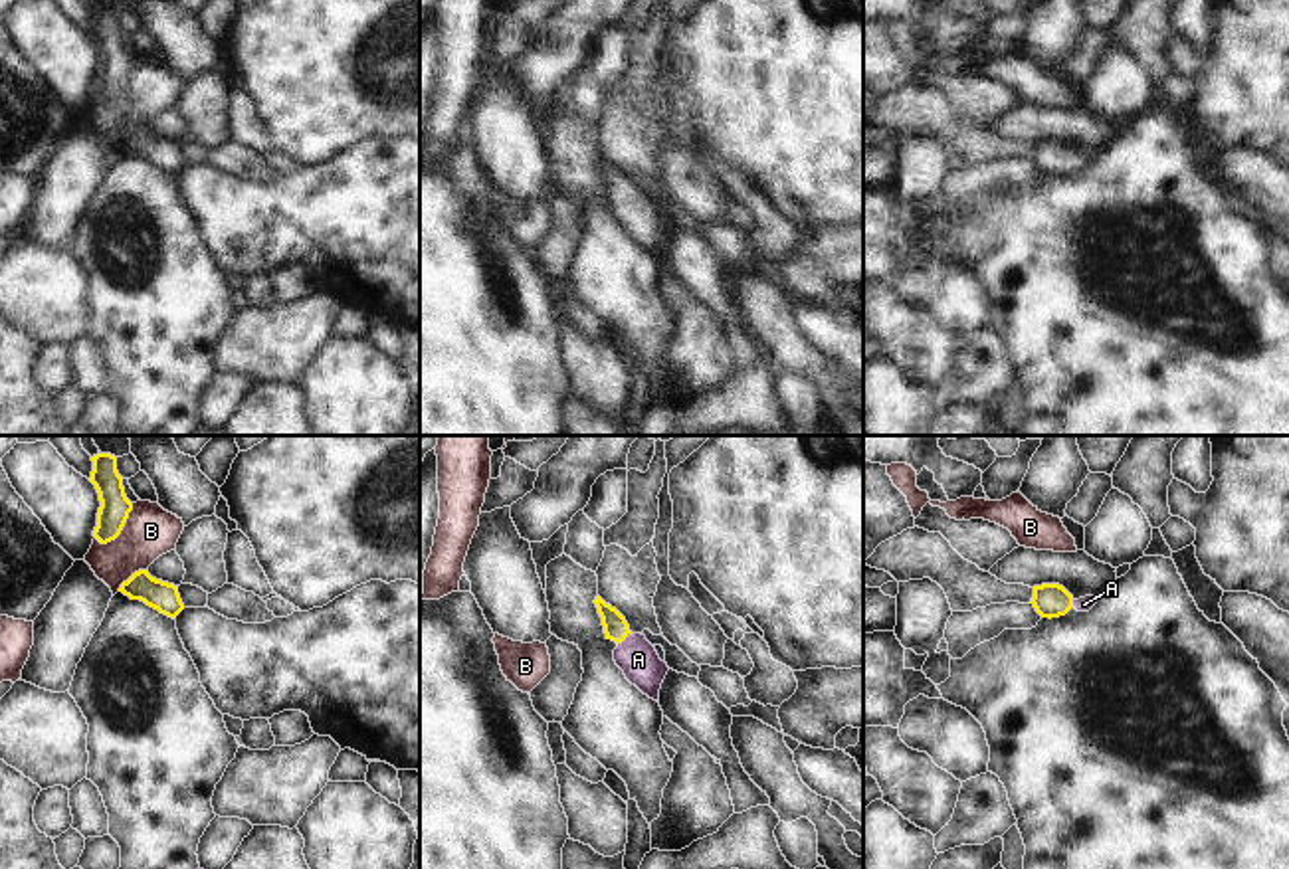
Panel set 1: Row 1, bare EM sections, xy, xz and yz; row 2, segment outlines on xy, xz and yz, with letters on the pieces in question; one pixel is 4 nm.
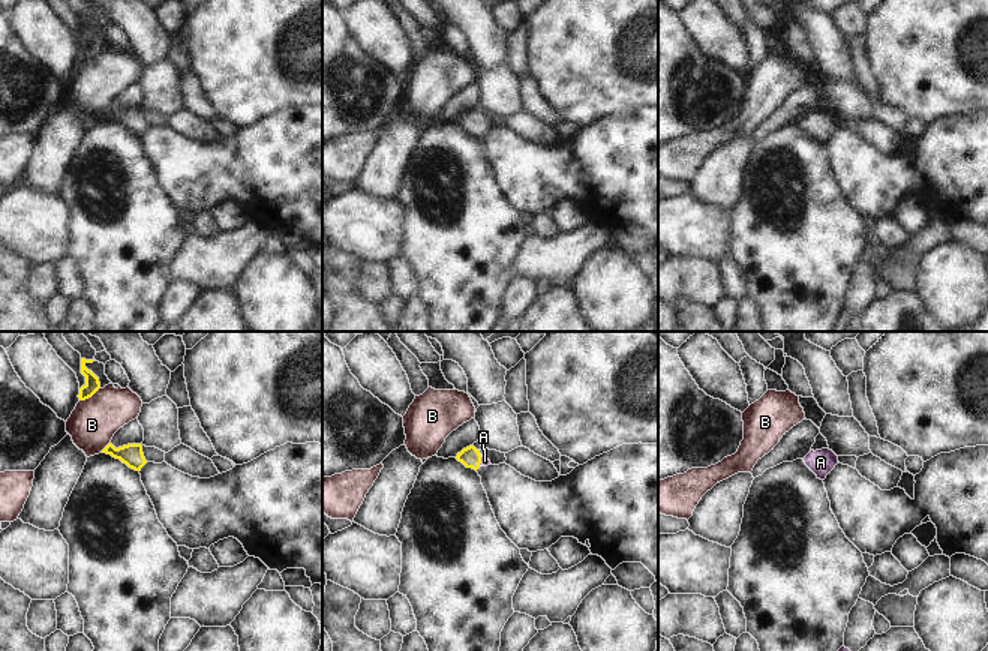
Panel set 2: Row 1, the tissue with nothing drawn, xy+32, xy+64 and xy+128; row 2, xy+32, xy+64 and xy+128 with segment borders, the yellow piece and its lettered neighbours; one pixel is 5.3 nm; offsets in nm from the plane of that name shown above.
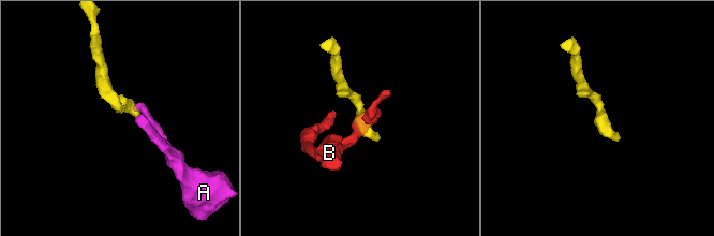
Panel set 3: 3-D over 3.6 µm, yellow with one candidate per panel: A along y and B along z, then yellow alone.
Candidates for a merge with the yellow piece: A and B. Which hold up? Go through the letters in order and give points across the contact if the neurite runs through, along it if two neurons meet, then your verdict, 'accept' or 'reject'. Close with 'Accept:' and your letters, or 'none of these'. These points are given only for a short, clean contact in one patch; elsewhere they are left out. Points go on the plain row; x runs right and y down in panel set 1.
A: runs through xz (616, 185), (624, 194), (638, 216); accept
B: reject
Accept: A

